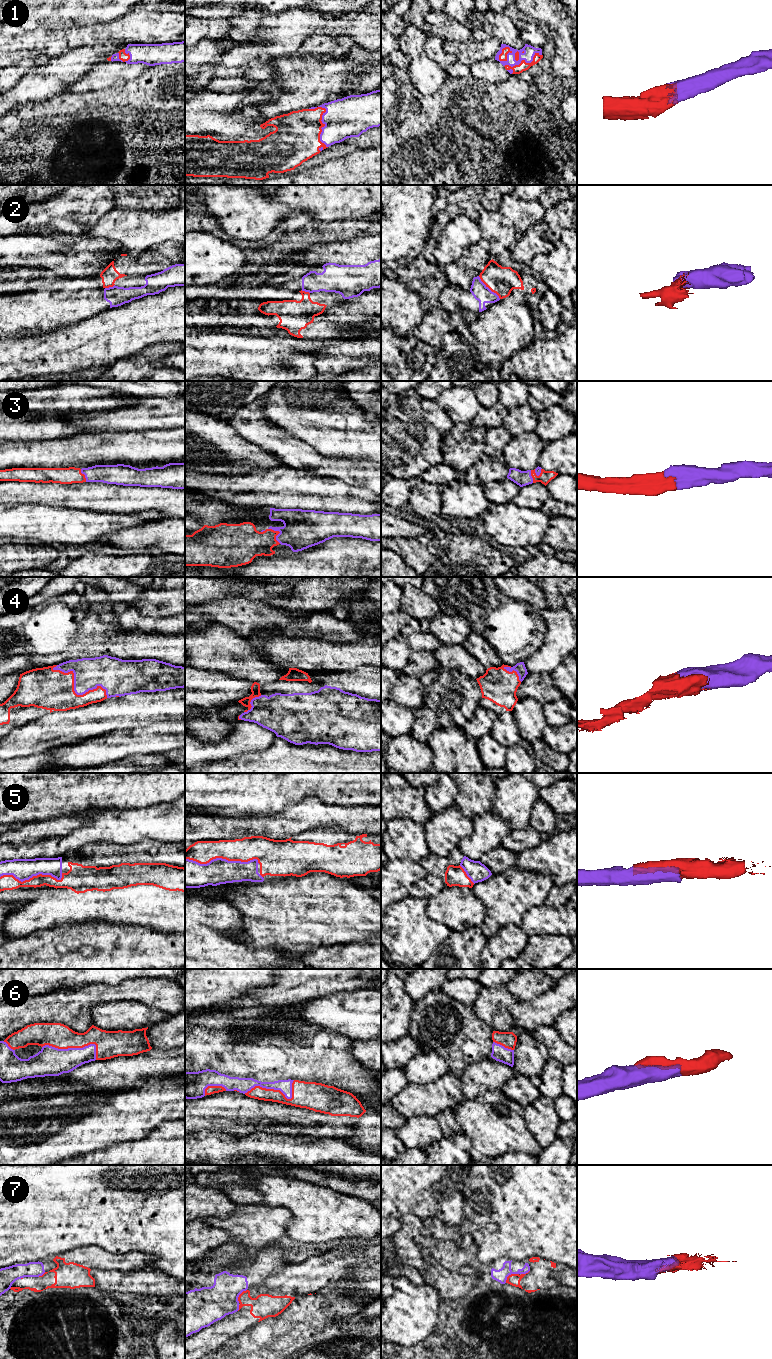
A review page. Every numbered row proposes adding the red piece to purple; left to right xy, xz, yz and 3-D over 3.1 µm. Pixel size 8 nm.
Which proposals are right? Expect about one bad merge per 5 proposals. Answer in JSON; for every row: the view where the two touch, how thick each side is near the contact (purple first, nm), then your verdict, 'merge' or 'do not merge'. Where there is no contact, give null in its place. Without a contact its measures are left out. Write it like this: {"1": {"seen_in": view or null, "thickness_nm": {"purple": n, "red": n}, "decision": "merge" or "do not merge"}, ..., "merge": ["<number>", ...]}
{"1": {"seen_in": "xz", "thickness_nm": {"purple": 320, "red": 360}, "decision": "merge"}, "2": {"seen_in": "yz", "thickness_nm": {"purple": 140, "red": 220}, "decision": "do not merge"}, "3": {"seen_in": "xz", "thickness_nm": {"purple": 300, "red": 220}, "decision": "merge"}, "4": {"seen_in": "xy", "thickness_nm": {"purple": 240, "red": 320}, "decision": "merge"}, "5": {"seen_in": "xz", "thickness_nm": {"purple": 220, "red": 190}, "decision": "merge"}, "6": {"seen_in": "xy", "thickness_nm": {"purple": 240, "red": 200}, "decision": "merge"}, "7": {"seen_in": "yz", "thickness_nm": {"purple": 100, "red": 100}, "decision": "do not merge"}, "merge": ["1", "3", "4", "5", "6"]}

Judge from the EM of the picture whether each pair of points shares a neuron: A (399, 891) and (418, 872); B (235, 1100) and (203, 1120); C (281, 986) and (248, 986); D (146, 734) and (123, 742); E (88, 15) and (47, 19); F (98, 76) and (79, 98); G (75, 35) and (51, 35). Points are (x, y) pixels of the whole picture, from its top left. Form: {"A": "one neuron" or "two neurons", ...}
{"A": "one neuron", "B": "one neuron", "C": "two neurons", "D": "one neuron", "E": "one neuron", "F": "two neurons", "G": "one neuron"}

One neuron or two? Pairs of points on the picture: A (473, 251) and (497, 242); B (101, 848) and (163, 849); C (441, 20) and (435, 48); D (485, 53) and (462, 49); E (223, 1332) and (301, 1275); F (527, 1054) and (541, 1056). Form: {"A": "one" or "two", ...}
{"A": "two", "B": "one", "C": "two", "D": "one", "E": "one", "F": "one"}

